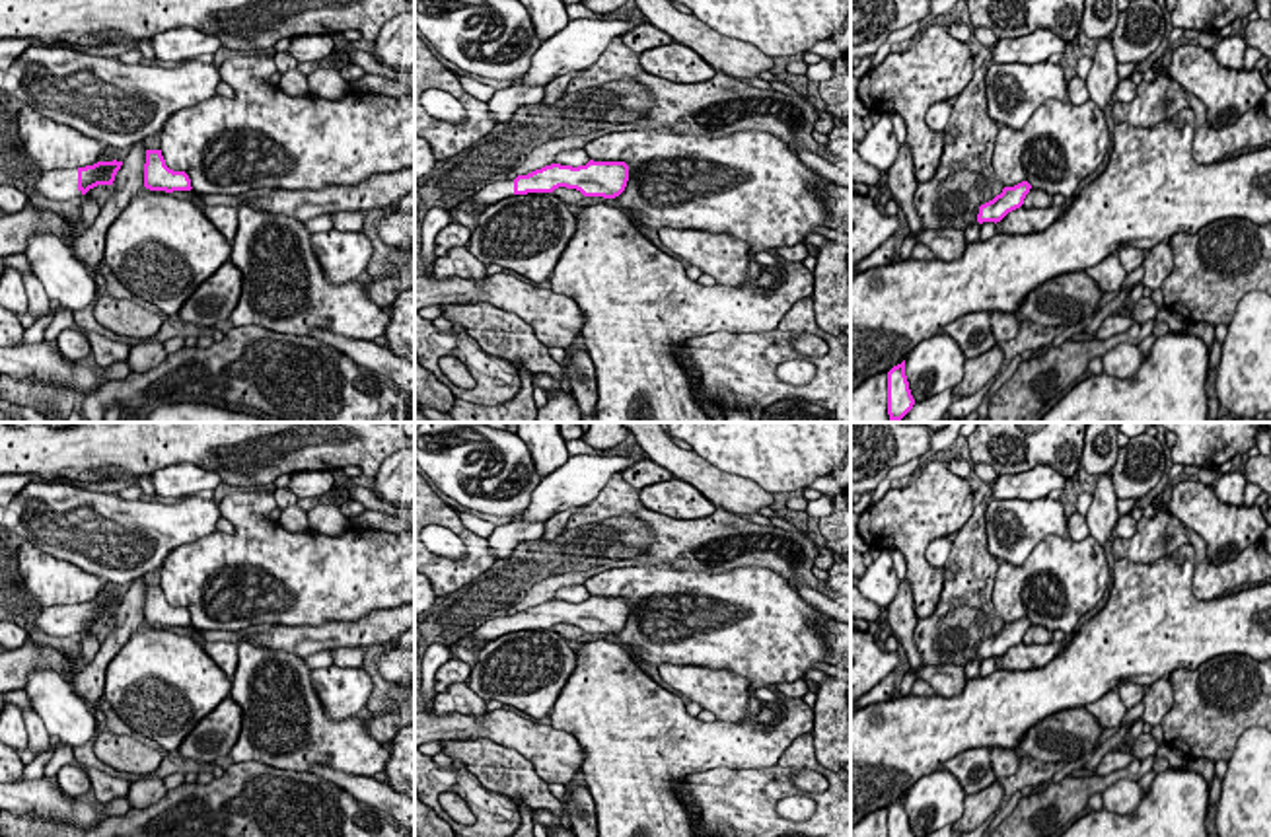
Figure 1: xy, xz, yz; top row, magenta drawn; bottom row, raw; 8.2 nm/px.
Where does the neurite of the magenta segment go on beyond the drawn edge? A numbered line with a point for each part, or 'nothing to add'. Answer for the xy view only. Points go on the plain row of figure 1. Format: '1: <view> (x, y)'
1: xy (55, 619)

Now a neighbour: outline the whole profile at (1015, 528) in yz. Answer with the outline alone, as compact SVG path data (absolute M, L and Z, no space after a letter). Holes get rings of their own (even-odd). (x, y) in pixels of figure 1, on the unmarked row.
M1049 496L1037 500L991 498L985 526L989 553L1014 566L1024 564L1047 535L1071 537L1063 504Z

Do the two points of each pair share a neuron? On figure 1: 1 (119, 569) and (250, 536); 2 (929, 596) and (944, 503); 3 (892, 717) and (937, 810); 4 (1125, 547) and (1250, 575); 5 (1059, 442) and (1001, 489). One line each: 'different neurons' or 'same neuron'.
1: different neurons
2: same neuron
3: different neurons
4: same neuron
5: different neurons

